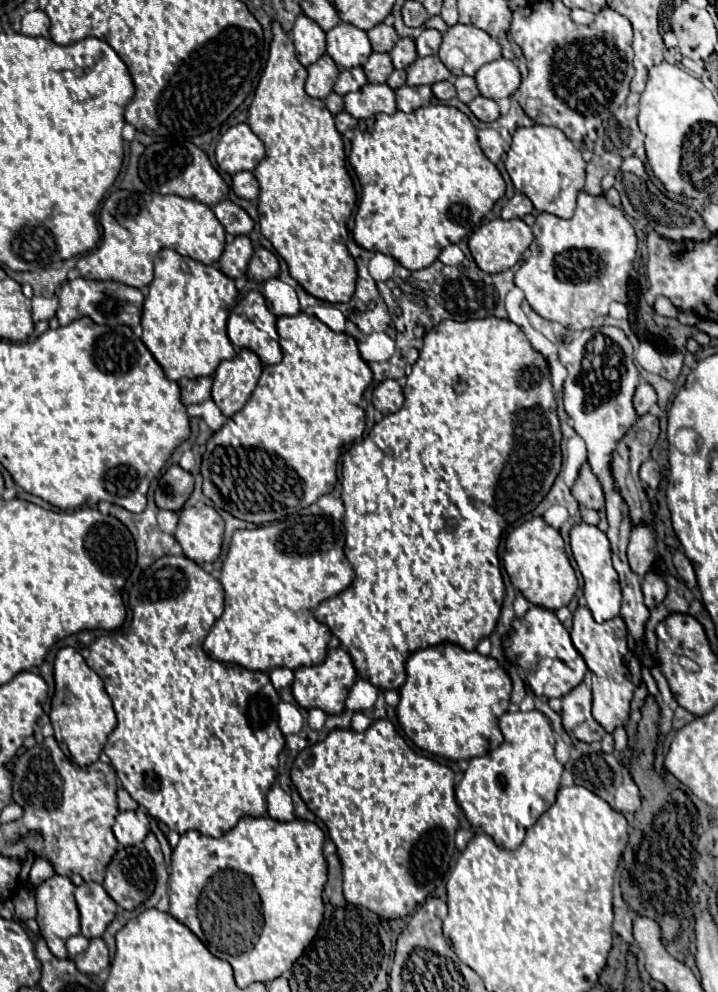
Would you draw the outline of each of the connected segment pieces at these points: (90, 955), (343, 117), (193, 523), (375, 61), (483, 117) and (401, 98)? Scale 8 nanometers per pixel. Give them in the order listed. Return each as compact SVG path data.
M90 939L90 947L84 953L76 955L74 963L86 975L98 975L100 971L104 971L110 965L110 955L104 939Z
M342 111L342 113L336 115L336 129L338 129L340 133L344 133L344 131L348 131L348 129L354 129L356 125L358 125L358 121L356 121L352 115L348 115L346 111Z
M184 507L174 531L184 555L194 563L214 563L222 551L224 521L214 507Z
M372 53L364 65L368 83L386 83L392 71L394 71L394 65L388 53Z
M478 95L468 107L484 123L492 123L500 117L500 109L498 109L498 103L494 99L486 99L486 97Z
M402 85L396 89L396 105L400 111L404 113L412 113L416 111L418 107L430 103L432 99L432 91L430 87L408 87L408 85Z

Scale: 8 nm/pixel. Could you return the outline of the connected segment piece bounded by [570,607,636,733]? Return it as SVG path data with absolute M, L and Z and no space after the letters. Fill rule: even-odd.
M578 607L574 611L574 627L572 627L572 643L584 657L588 669L592 671L592 715L594 719L608 731L612 733L618 725L626 725L628 715L630 715L630 701L634 693L634 683L630 677L630 671L626 667L624 657L630 653L628 649L628 631L626 623L622 617L608 619L608 623L596 623L592 619L592 613L588 607Z

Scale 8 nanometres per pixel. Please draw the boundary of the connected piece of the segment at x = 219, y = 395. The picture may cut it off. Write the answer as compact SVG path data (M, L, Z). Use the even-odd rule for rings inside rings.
M242 349L232 361L222 361L214 373L212 399L226 417L232 417L244 407L252 395L263 366L248 349Z

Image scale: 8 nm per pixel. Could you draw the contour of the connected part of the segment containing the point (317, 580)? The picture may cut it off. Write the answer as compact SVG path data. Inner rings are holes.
M302 515L302 521L276 521L258 529L236 531L222 563L220 583L226 593L224 613L204 639L204 651L214 661L238 663L250 671L270 671L276 667L298 669L322 663L330 641L330 629L314 619L314 609L354 579L354 569L344 555L344 527L328 515Z

